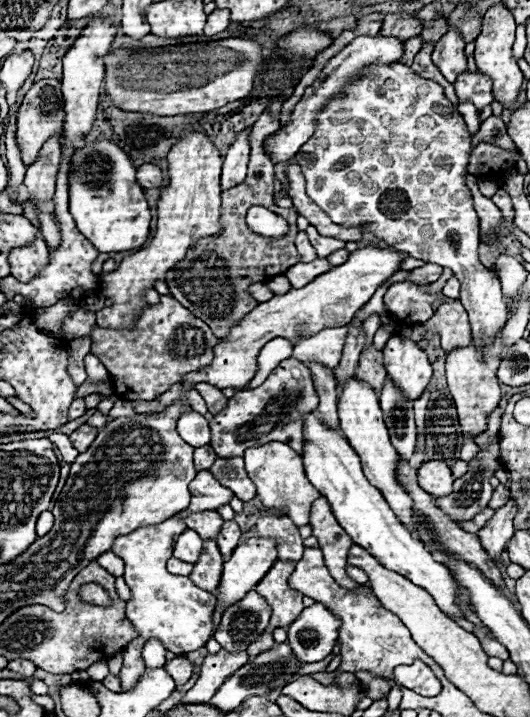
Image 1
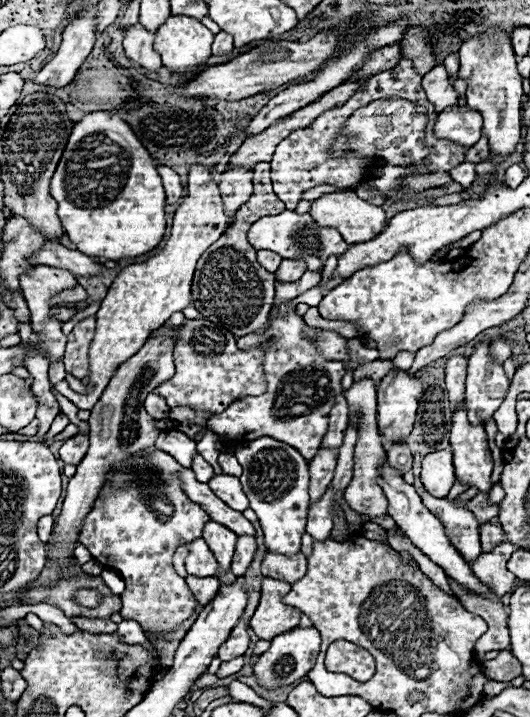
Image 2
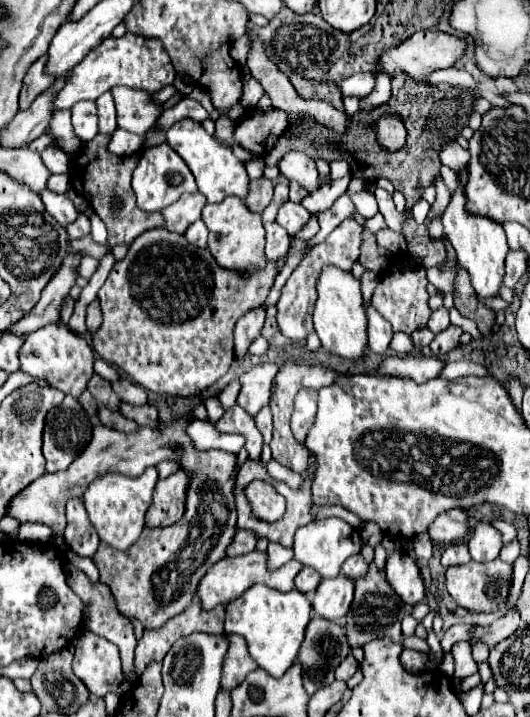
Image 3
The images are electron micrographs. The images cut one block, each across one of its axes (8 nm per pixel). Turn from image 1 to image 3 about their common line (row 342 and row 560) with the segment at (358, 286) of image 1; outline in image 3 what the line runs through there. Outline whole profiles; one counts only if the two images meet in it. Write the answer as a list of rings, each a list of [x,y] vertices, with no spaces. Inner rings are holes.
[[[252,552],[252,554],[244,554],[244,556],[236,556],[236,558],[220,558],[216,564],[210,566],[210,570],[204,574],[204,578],[200,580],[198,584],[198,590],[196,590],[196,596],[202,604],[202,610],[212,610],[216,606],[226,606],[228,602],[232,602],[234,598],[242,596],[242,592],[246,592],[250,586],[254,586],[256,582],[262,582],[274,590],[280,590],[280,592],[288,592],[294,588],[294,578],[296,574],[300,572],[300,564],[296,560],[290,560],[288,564],[284,564],[282,568],[270,572],[266,570],[266,554],[264,552]]]

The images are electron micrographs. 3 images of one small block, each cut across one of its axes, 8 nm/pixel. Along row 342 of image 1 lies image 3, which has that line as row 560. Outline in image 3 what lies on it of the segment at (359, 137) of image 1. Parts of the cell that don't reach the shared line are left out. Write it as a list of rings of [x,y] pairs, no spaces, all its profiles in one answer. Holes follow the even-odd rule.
[[[478,522],[472,530],[472,536],[468,538],[470,554],[476,562],[488,562],[498,558],[502,548],[502,534],[494,530],[488,522]]]

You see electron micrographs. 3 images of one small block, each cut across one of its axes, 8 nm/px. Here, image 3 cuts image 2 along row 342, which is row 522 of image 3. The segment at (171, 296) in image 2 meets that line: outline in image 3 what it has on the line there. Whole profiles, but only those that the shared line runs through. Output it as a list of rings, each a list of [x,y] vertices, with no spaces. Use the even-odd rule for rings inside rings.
[[[146,468],[144,474],[138,478],[106,472],[86,488],[86,492],[82,494],[82,502],[102,542],[116,550],[126,550],[136,542],[136,538],[144,530],[144,514],[148,510],[148,502],[152,500],[152,490],[156,482],[158,482],[156,468]]]

